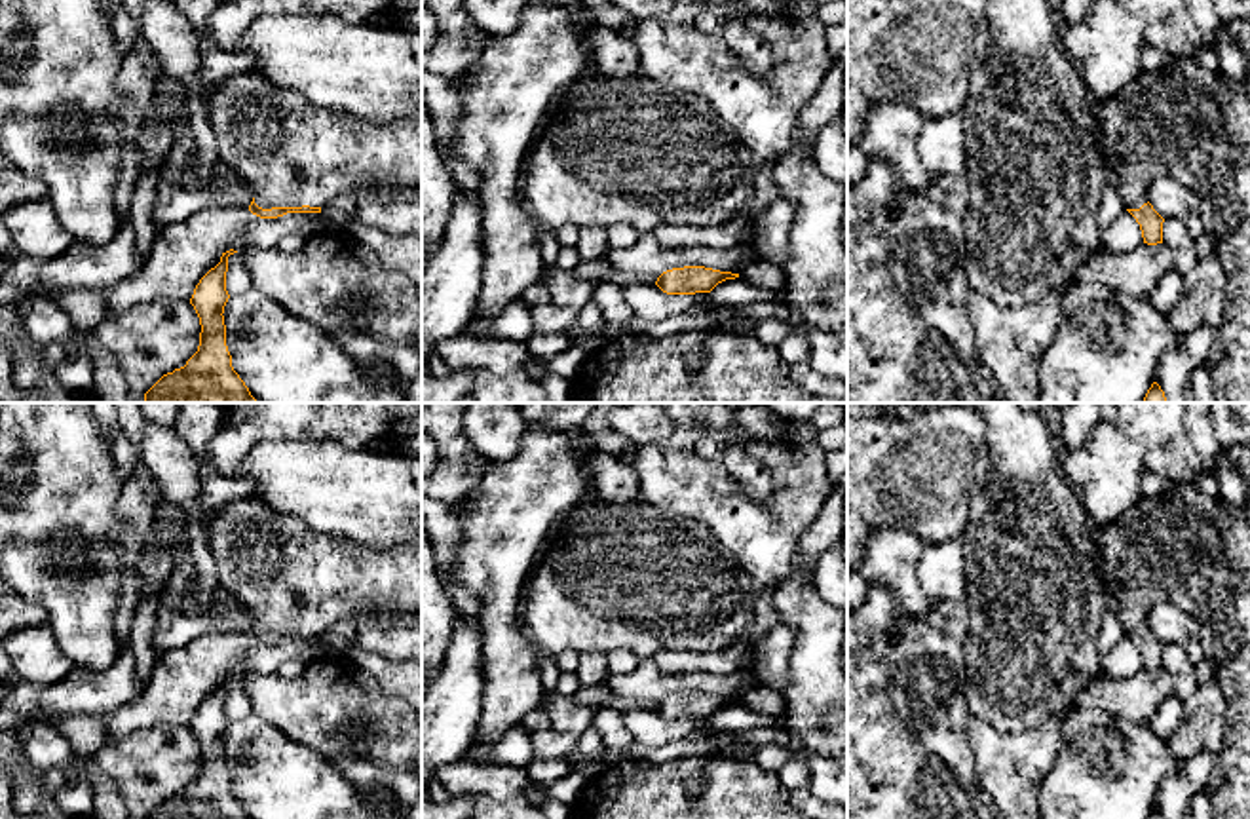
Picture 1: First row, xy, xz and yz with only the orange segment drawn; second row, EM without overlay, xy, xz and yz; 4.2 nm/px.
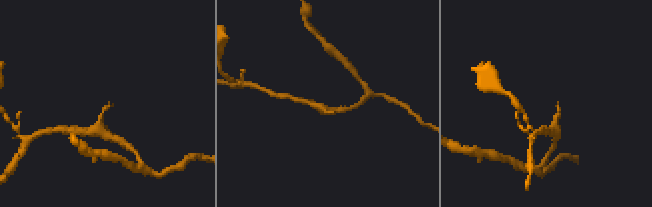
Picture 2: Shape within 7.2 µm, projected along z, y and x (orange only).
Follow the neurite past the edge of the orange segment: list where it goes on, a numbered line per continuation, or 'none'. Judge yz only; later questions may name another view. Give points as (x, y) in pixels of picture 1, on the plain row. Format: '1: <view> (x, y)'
1: yz (1186, 548)

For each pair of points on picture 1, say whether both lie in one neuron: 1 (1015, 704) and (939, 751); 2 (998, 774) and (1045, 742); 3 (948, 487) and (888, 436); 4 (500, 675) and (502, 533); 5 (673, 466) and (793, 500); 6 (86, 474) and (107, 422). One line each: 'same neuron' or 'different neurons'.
1: different neurons
2: same neuron
3: same neuron
4: same neuron
5: same neuron
6: different neurons

